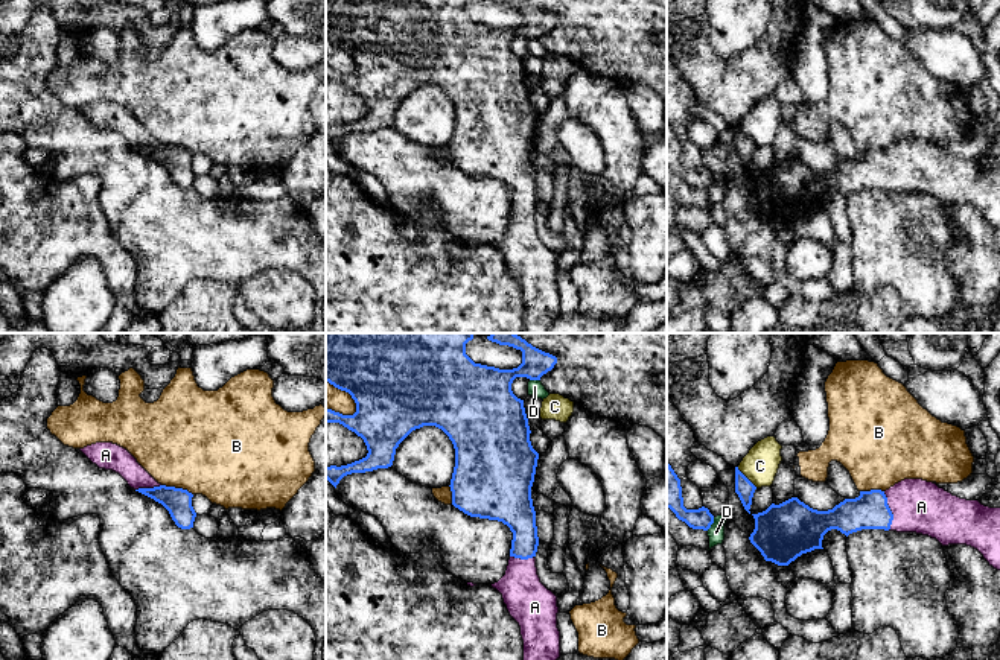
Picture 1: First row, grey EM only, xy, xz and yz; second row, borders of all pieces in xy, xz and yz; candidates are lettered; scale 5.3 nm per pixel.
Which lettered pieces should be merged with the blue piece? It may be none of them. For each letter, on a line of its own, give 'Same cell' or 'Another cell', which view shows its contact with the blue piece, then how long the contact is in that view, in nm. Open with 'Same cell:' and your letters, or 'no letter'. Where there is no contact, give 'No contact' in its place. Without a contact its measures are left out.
Same cell: A
A: Same cell. Touches blue in yz. Shared border 220 nm
B: Another cell. Touches blue in xy. Shared border 180 nm
C: Another cell. Touches blue in yz. Shared border 160 nm
D: Another cell. Touches blue in yz. Shared border 80 nm

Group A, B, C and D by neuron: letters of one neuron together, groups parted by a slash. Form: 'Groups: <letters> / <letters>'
Groups: A / B / C / D

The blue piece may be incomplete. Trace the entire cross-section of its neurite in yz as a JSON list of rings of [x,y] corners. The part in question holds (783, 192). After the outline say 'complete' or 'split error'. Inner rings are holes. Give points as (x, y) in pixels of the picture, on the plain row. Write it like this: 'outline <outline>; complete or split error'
outline [[[904,138],[886,151],[860,151],[855,158],[845,158],[833,169],[817,170],[791,157],[779,164],[772,163],[766,170],[752,173],[755,189],[750,202],[766,221],[788,225],[802,213],[823,208],[823,195],[837,189],[846,196],[861,189],[884,189],[916,192],[936,198],[942,205],[967,204],[977,208],[994,228],[1000,230],[1000,167],[989,167],[979,160],[967,160],[922,138]]]; split error

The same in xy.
outline [[[96,102],[79,109],[99,128],[119,132],[131,148],[161,163],[178,187],[193,187],[196,172],[192,166],[192,152],[158,143],[126,108],[117,103]]]; split error

